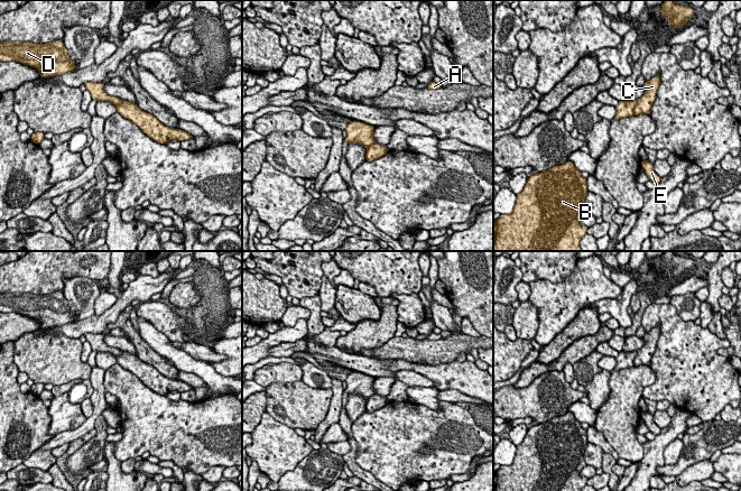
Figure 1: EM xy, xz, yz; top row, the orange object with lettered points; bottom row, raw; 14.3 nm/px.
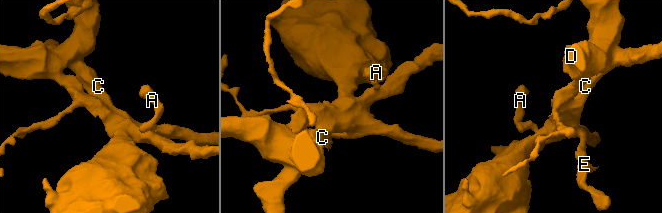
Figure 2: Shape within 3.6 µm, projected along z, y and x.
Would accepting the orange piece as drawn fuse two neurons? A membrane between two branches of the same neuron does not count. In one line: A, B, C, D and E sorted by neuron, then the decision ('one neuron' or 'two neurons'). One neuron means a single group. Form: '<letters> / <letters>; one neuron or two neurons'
A B C D E; one neuron

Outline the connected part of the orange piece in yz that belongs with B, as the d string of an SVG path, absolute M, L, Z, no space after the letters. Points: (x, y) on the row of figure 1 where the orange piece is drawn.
M572 161L557 165L528 177L511 214L500 214L493 222L493 251L582 251L580 241L586 234L587 226L580 221L586 214L584 210L587 194L586 178Z

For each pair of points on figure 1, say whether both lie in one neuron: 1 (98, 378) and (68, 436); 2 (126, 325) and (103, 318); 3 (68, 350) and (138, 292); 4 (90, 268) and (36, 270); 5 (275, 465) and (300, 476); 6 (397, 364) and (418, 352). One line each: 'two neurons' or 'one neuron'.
1: one neuron
2: two neurons
3: two neurons
4: one neuron
5: two neurons
6: two neurons

